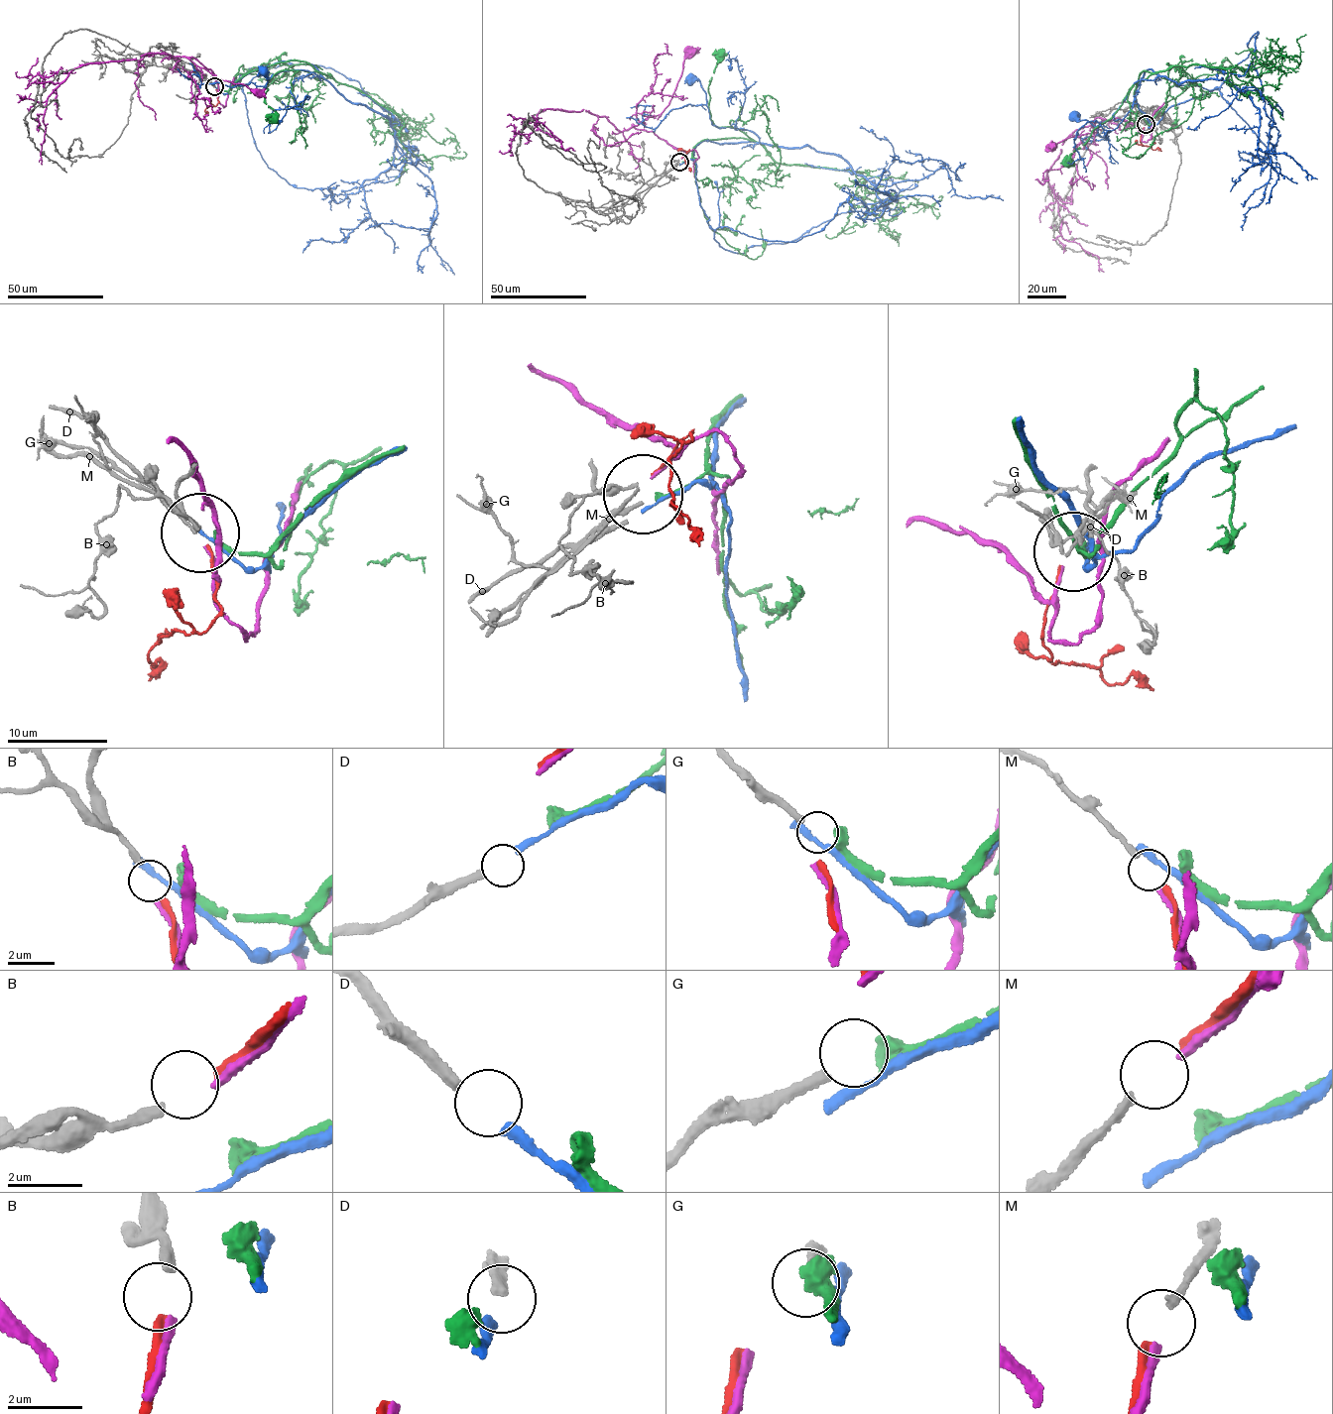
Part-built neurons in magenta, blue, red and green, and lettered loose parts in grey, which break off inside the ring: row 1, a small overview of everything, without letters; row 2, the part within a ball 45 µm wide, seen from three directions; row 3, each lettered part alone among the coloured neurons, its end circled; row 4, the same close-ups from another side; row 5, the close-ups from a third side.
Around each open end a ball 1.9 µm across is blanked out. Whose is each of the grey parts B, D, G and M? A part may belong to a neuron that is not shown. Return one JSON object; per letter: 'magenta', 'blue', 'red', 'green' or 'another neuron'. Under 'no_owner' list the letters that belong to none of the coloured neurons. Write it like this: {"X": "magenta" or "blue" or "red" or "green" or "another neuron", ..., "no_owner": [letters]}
{"B": "red", "D": "blue", "G": "another neuron", "M": "magenta", "no_owner": ["G"]}

